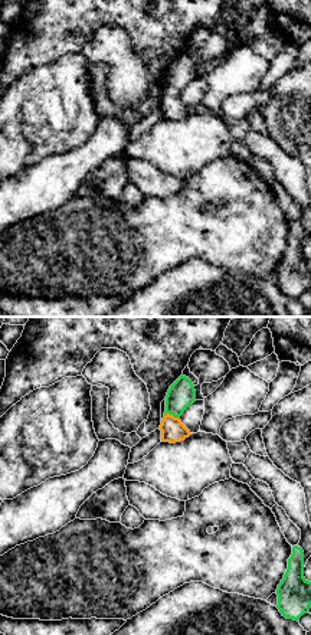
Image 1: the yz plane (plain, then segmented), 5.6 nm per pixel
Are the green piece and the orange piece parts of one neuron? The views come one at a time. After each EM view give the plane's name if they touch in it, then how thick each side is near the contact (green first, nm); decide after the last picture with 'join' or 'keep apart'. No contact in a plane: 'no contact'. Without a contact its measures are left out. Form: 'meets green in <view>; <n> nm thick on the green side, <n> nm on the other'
meets green in yz; 150 nm thick on the green side, 130 nm on the other

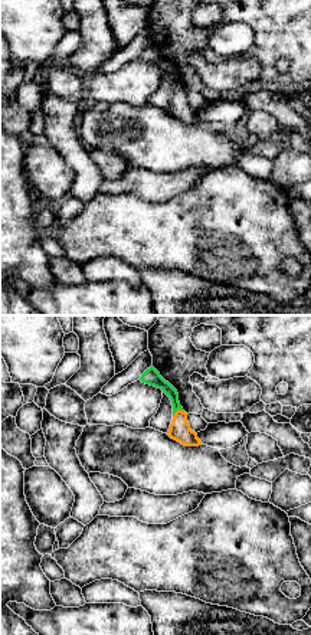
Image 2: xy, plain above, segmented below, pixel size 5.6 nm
meets green in xy; 90 nm thick on the green side, 120 nm on the other

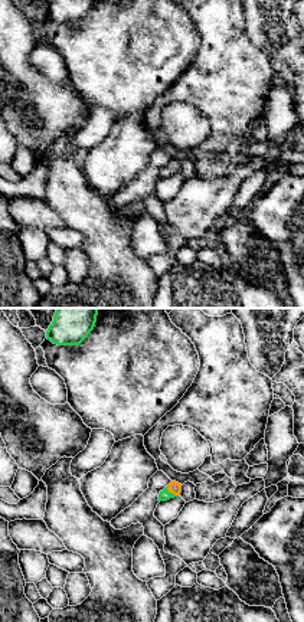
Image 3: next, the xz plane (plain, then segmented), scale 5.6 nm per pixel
meets green in xz; 60 nm thick on the green side, 70 nm on the other

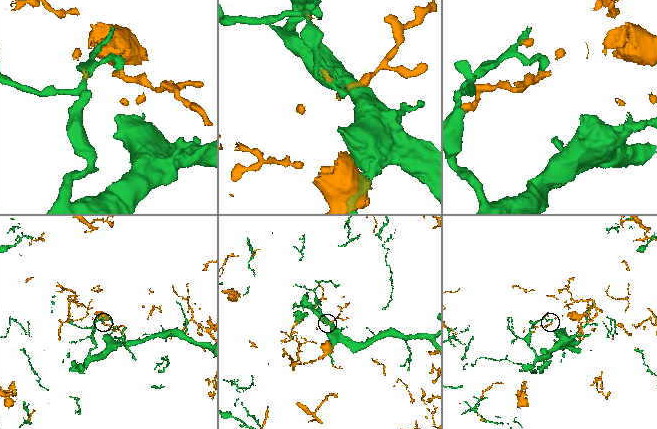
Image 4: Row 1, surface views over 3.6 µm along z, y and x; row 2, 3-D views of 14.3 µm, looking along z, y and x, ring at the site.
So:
keep apart

